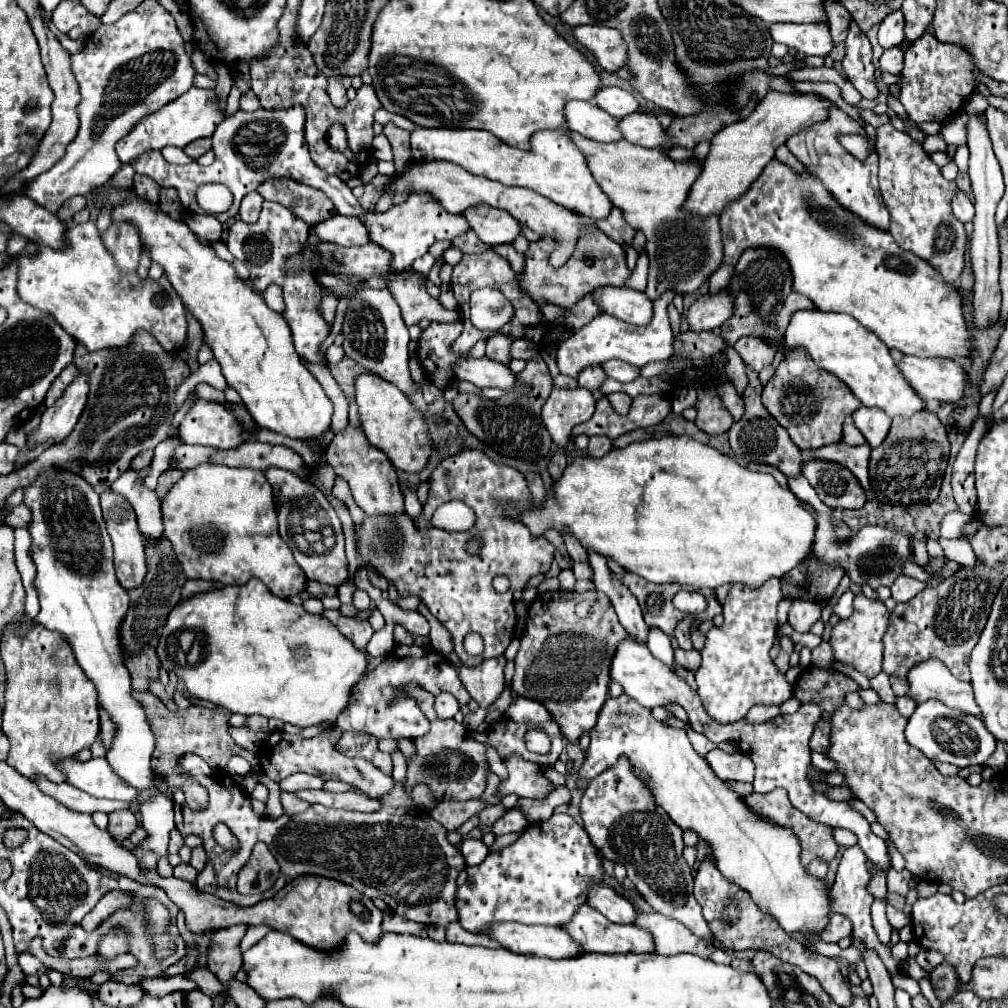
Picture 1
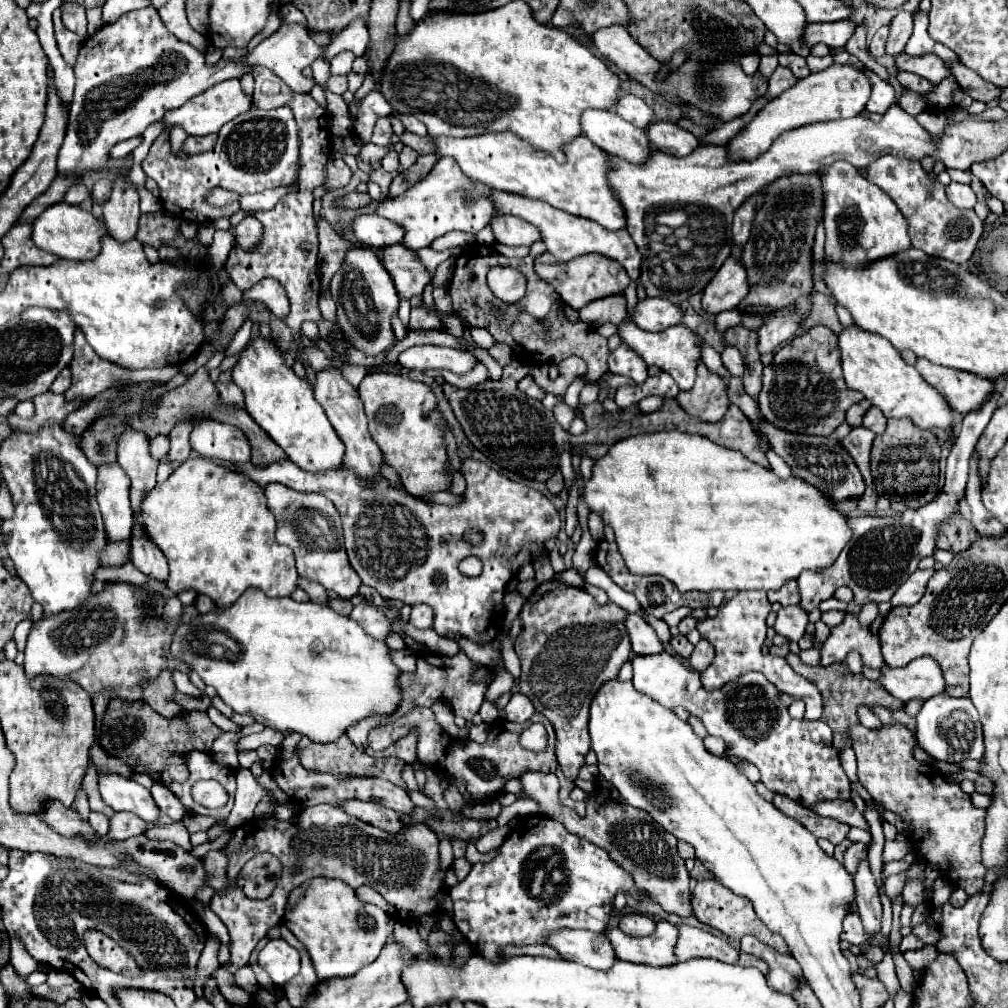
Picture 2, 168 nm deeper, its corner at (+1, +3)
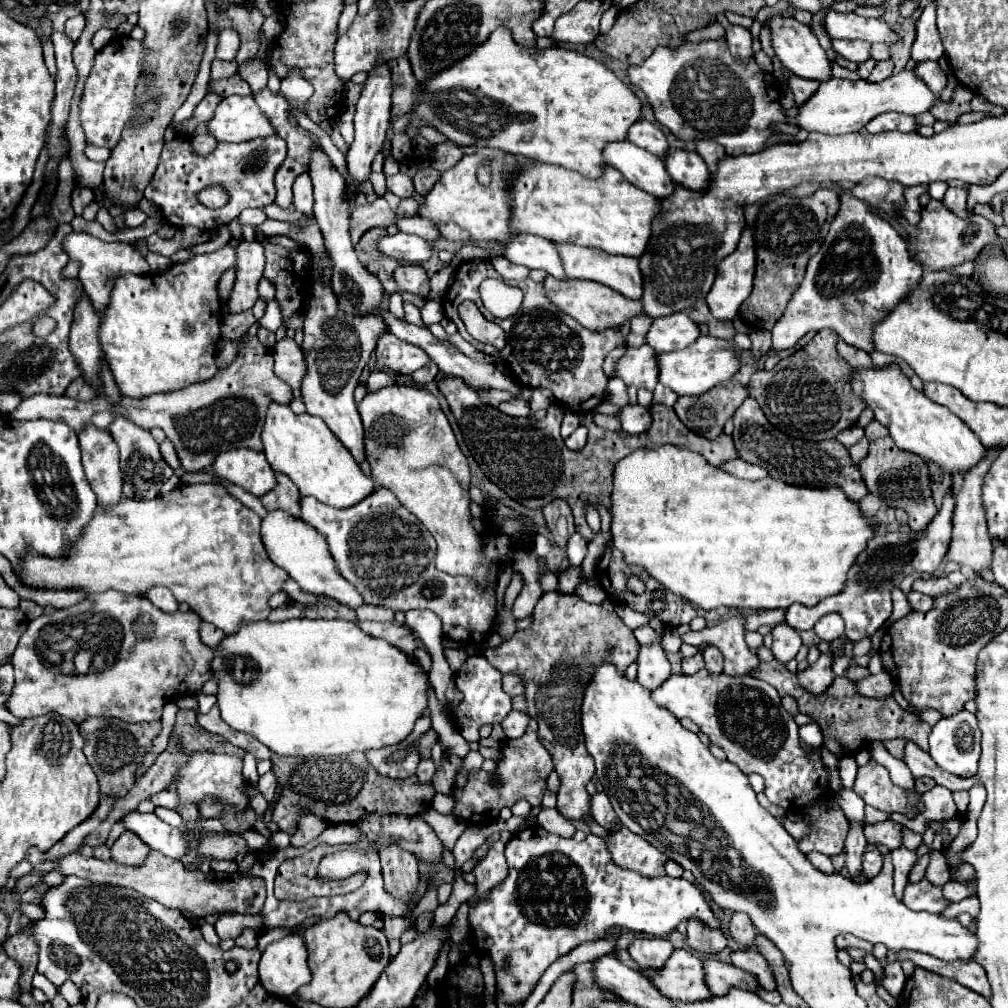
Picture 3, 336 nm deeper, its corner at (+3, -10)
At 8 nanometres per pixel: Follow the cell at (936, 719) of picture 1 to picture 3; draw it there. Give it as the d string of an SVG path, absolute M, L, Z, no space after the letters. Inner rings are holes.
M961 710L959 714L945 716L937 724L933 724L929 732L929 756L945 772L951 772L955 776L973 776L977 772L977 762L981 754L979 740L981 740L981 732L977 728L975 714Z

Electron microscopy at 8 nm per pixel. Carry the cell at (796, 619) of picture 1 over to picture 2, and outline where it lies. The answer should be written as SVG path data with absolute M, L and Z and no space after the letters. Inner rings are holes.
M799 605L783 607L777 611L777 621L773 625L775 633L787 637L789 641L799 641L805 635L805 627L809 623L807 611L803 611Z

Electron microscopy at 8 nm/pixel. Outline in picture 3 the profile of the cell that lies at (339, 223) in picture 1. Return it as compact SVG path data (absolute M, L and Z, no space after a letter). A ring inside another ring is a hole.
M397 232L393 236L381 236L377 240L377 250L383 256L395 258L397 262L407 262L407 264L421 264L431 258L431 246L427 240L411 234Z

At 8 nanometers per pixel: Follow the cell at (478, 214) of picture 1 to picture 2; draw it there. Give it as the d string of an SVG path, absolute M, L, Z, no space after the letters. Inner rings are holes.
M497 215L491 221L491 227L495 233L495 241L503 243L503 245L531 247L535 241L541 241L541 233L537 233L537 227L523 221L521 217Z

